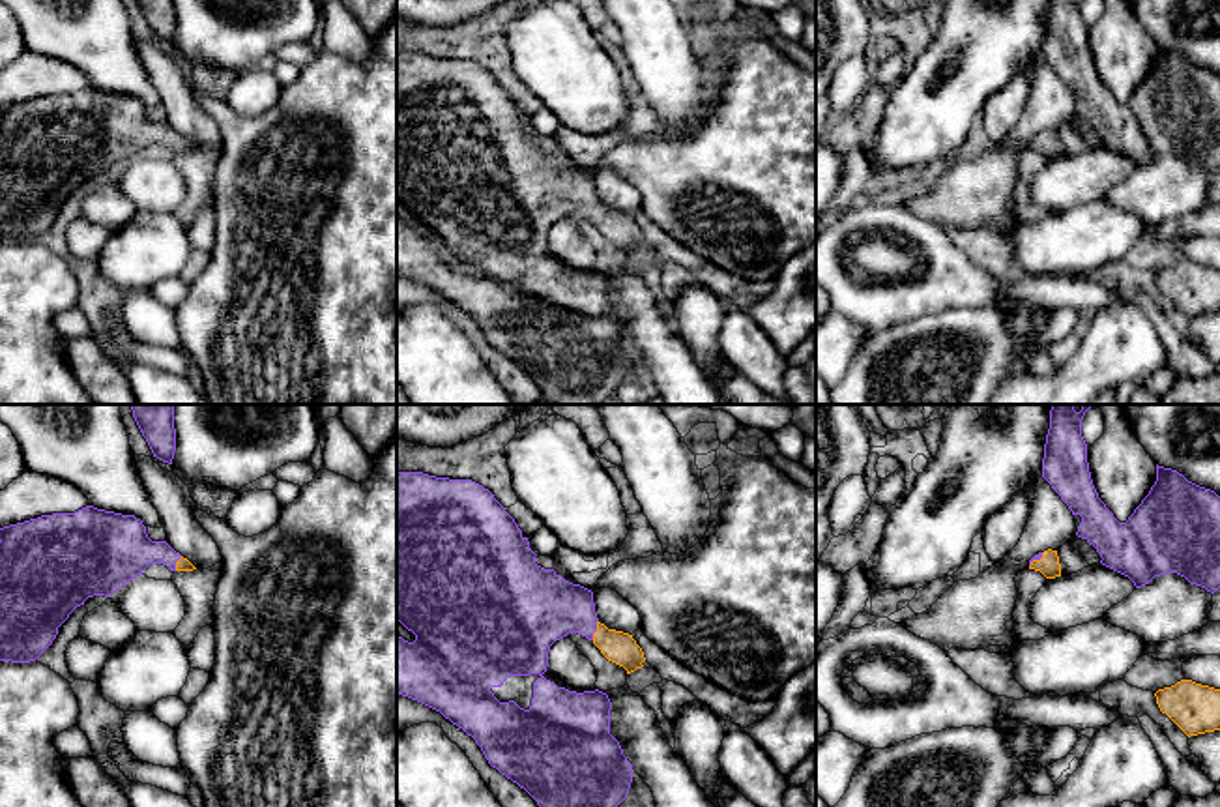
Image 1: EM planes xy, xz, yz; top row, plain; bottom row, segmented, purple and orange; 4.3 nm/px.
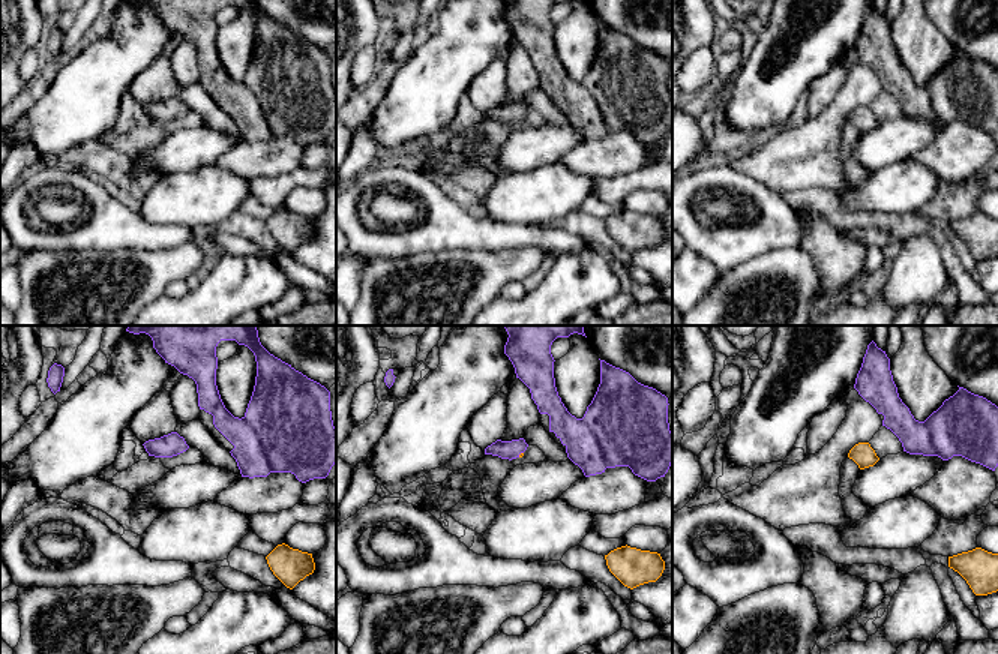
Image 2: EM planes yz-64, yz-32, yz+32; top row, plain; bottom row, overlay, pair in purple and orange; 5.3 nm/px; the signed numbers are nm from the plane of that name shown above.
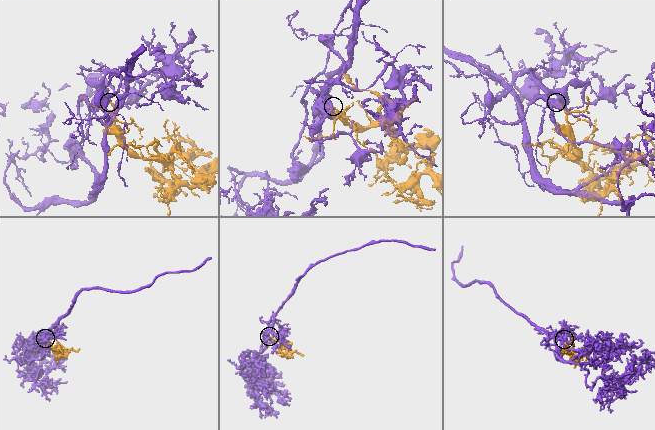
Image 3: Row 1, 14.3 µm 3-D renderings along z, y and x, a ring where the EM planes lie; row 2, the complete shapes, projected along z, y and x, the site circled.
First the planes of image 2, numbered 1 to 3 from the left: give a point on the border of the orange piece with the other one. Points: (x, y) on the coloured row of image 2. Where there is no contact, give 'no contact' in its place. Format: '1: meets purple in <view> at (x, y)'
1: no contact
2: meets purple in yz-32 at (520, 453)
3: no contact

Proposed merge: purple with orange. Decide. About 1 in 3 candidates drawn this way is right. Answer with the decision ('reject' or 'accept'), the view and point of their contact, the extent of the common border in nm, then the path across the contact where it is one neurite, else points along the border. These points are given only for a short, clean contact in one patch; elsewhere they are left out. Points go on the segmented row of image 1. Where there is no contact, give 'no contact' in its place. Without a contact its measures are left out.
accept; meets purple in xz at (595, 630); contact 90 nm long; runs through xz (543, 607), (569, 607), (595, 630), (618, 646)

